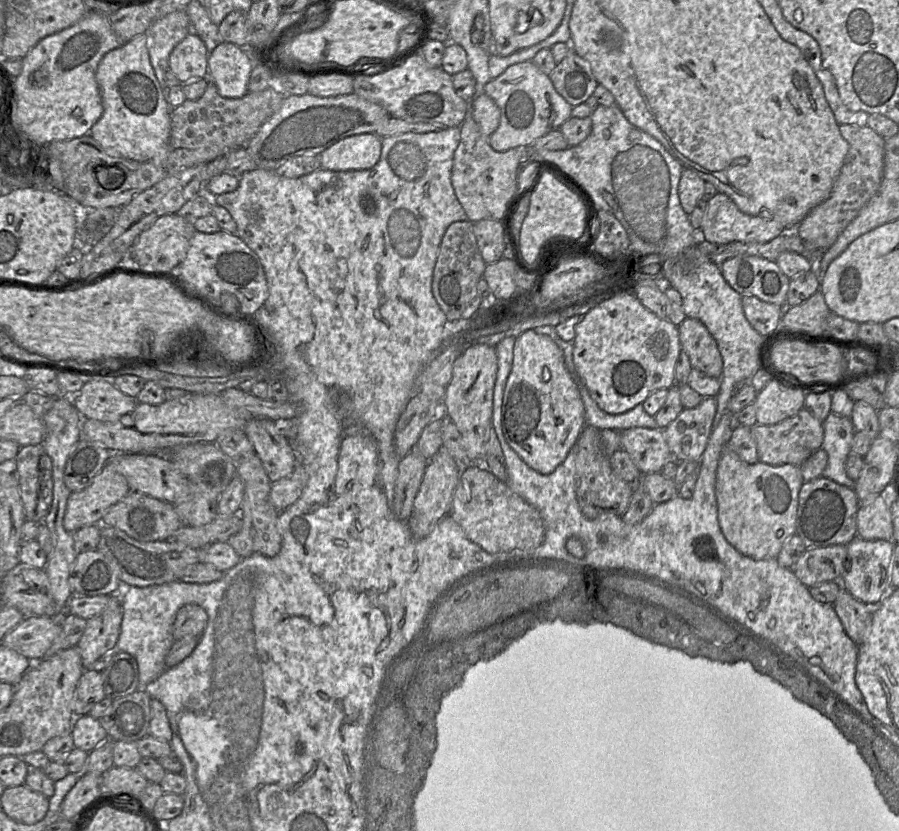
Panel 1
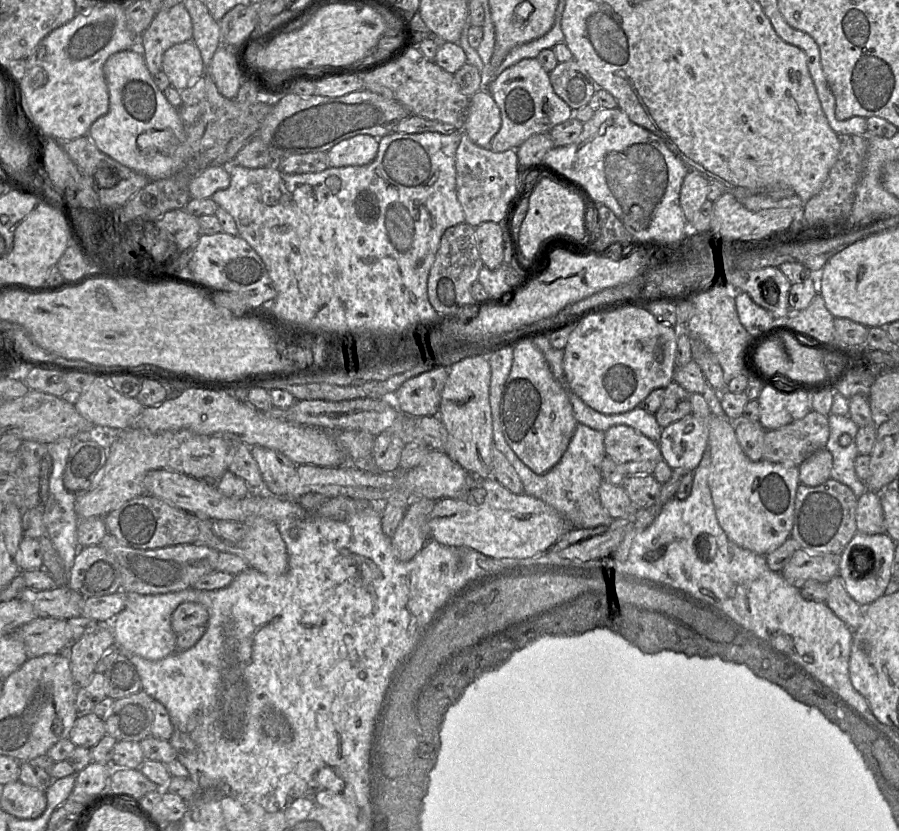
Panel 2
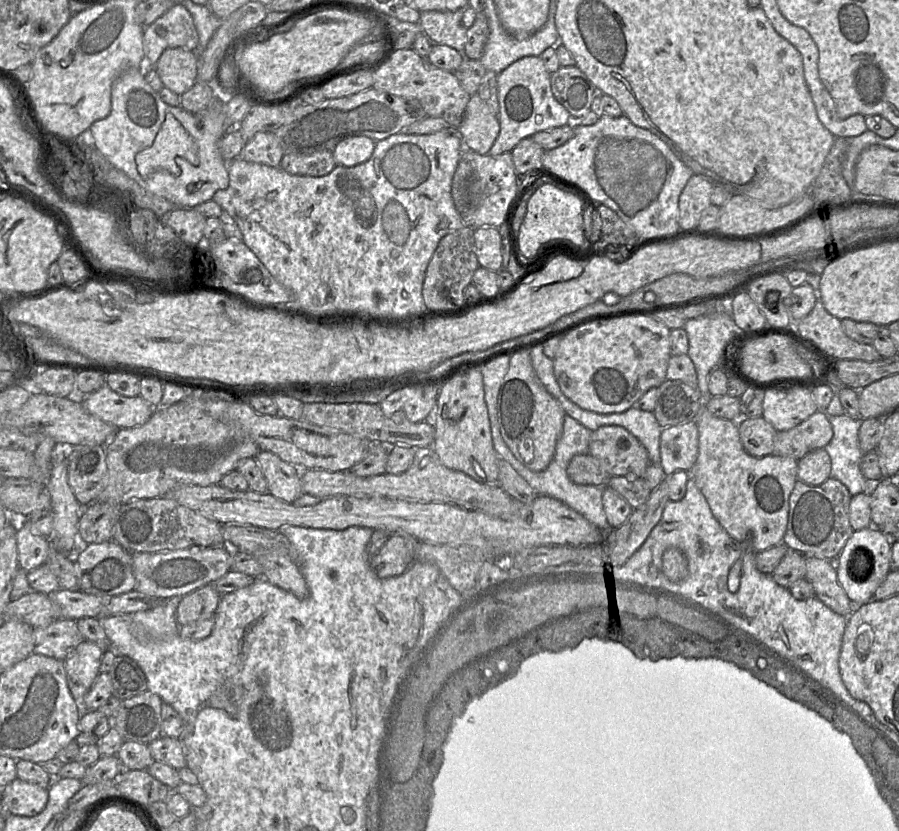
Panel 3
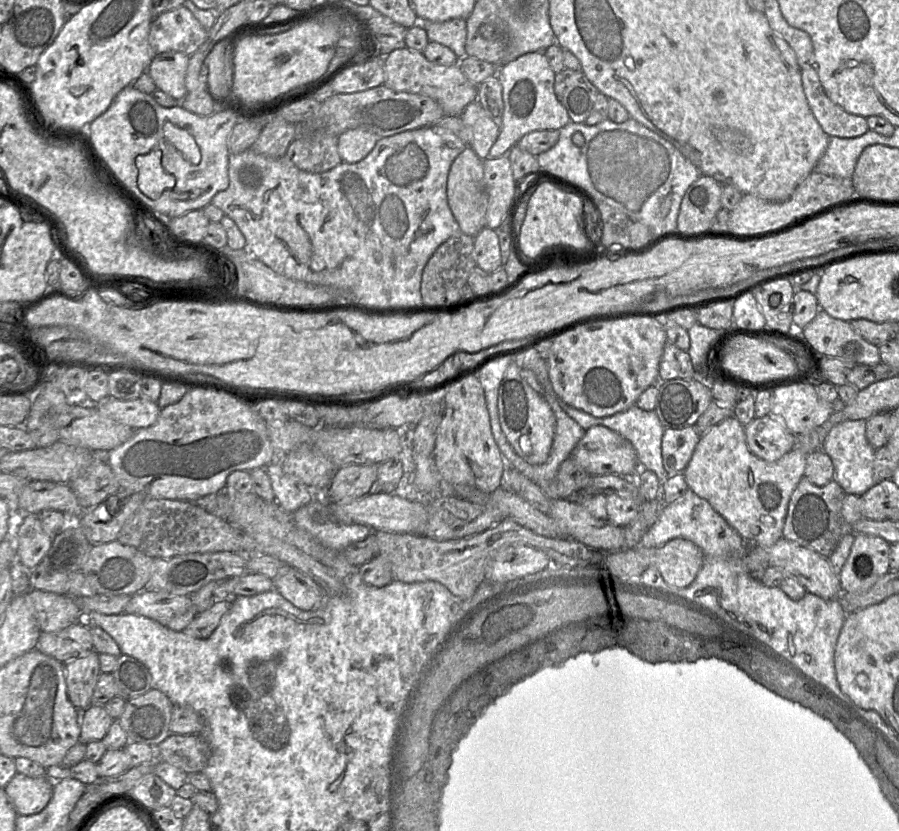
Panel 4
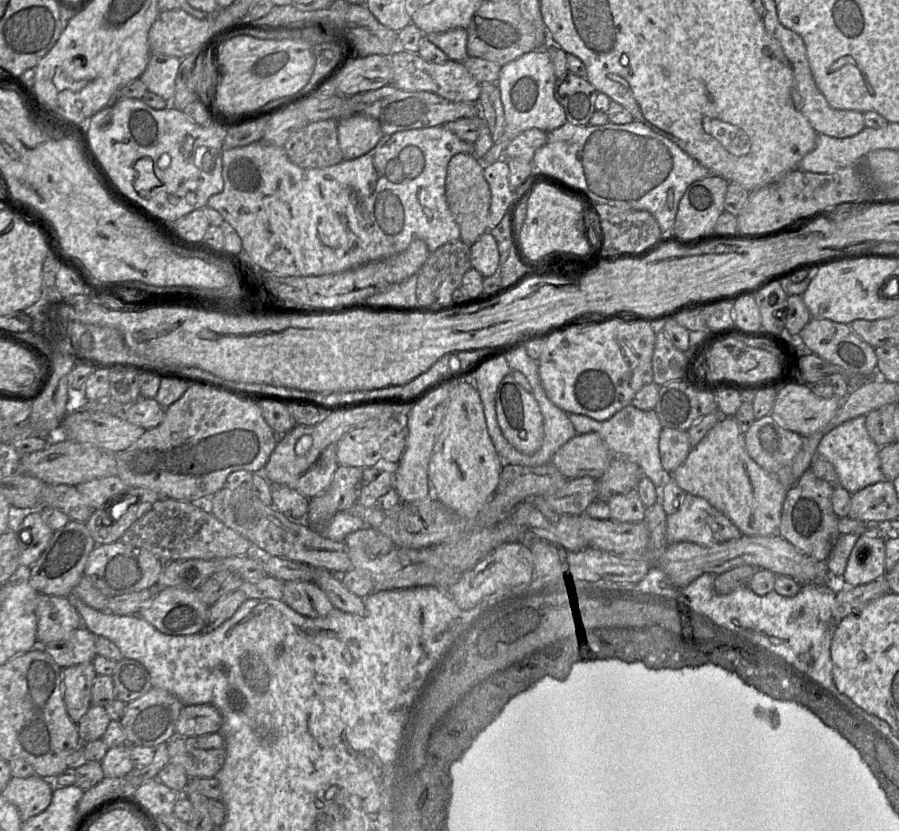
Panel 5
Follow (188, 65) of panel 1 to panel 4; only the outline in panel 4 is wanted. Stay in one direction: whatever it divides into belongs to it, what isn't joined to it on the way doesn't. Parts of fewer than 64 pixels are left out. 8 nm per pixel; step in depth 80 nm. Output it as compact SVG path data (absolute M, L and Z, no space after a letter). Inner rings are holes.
M164 52L157 54L152 59L146 73L153 79L157 89L170 95L177 101L183 100L187 94L185 76L188 67L189 56L182 52Z

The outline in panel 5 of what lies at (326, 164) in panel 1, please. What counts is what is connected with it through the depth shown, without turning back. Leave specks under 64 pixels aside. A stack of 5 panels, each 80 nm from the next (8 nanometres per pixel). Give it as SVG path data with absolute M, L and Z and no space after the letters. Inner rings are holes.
M353 115L337 120L338 143L345 160L372 150L383 137L380 123L369 116Z

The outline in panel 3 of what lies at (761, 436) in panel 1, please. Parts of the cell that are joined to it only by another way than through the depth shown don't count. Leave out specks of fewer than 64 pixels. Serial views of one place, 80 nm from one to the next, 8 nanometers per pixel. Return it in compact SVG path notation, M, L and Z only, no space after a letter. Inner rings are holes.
M817 410L792 429L777 432L771 455L792 457L798 461L807 453L825 447L832 436L829 416L824 410Z

